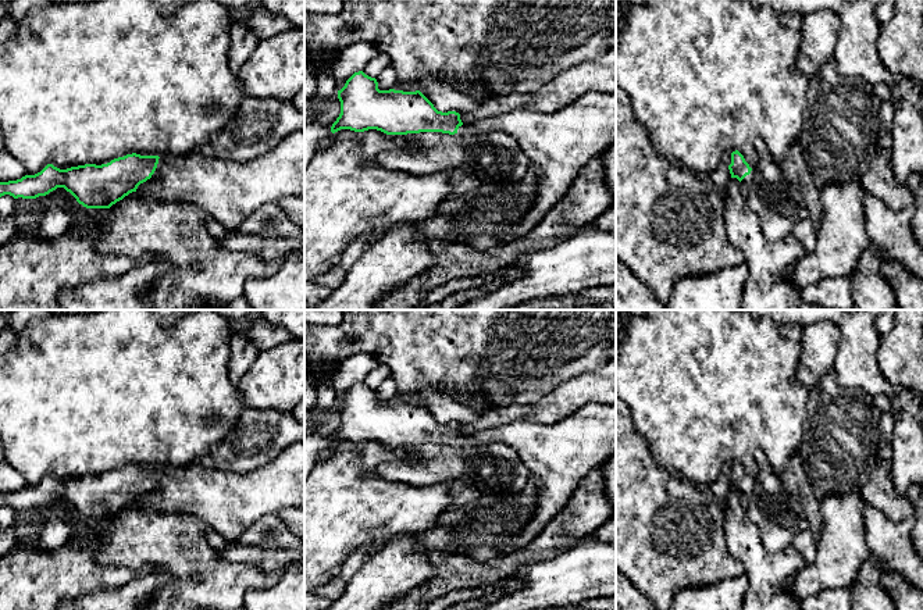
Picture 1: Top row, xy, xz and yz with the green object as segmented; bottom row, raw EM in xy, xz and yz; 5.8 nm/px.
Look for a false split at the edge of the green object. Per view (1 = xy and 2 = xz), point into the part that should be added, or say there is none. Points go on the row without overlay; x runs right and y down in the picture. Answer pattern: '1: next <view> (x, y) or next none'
1: next xy (230, 503)
2: next xz (559, 456)

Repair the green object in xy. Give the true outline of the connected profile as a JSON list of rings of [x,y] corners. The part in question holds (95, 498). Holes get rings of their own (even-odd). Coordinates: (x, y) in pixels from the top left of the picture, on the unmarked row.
[[[304,442],[289,446],[272,463],[249,474],[234,474],[195,463],[161,468],[132,464],[107,475],[85,475],[67,481],[47,475],[35,486],[0,493],[0,509],[10,506],[14,510],[36,510],[57,499],[64,499],[86,520],[110,520],[132,503],[164,511],[185,511],[209,524],[227,542],[235,542],[264,516],[277,514],[286,507],[304,510]]]

